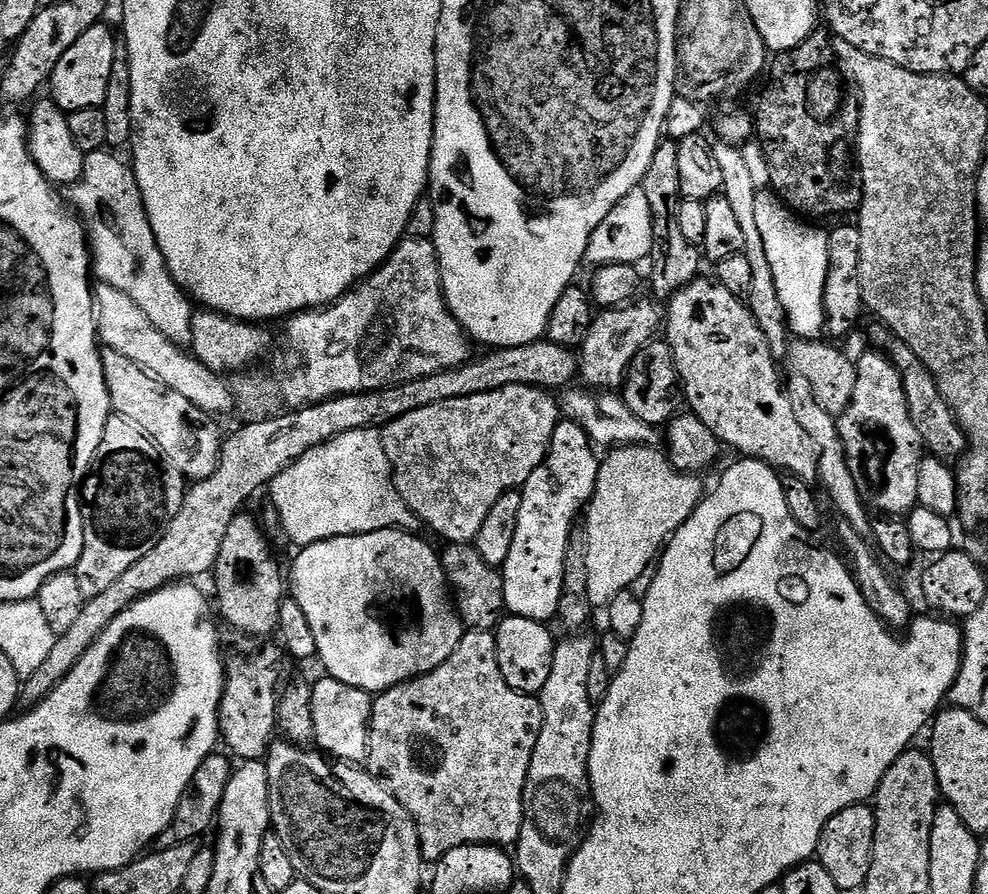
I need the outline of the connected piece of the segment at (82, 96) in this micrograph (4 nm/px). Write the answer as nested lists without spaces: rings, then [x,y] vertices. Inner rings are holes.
[[[101,22],[90,26],[90,30],[86,30],[86,34],[82,34],[82,38],[78,38],[78,42],[74,42],[74,46],[70,46],[70,50],[66,50],[66,54],[62,54],[58,66],[54,66],[54,74],[50,81],[50,89],[52,88],[50,98],[66,113],[87,108],[103,108],[106,102],[106,86],[110,86],[110,70],[114,70],[114,58],[118,54],[117,33],[115,36],[106,25],[107,23]]]

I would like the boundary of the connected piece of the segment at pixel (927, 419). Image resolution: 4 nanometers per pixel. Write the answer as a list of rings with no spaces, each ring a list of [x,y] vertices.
[[[872,322],[872,325],[866,328],[866,335],[871,347],[883,352],[898,370],[902,378],[902,390],[906,394],[906,406],[910,410],[910,422],[914,422],[925,449],[945,462],[959,461],[968,447],[968,440],[964,437],[964,431],[950,410],[946,398],[942,398],[938,382],[934,382],[934,374],[926,370],[922,358],[918,358],[918,354],[914,354],[914,350],[910,350],[910,346],[898,339],[885,324]]]

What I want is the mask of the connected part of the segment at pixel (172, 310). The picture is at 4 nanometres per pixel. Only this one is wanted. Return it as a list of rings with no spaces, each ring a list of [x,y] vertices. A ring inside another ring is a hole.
[[[112,150],[89,152],[84,158],[82,178],[67,189],[66,200],[78,213],[88,234],[88,242],[92,249],[92,267],[99,283],[114,286],[114,290],[122,290],[150,318],[154,330],[158,334],[166,334],[170,342],[181,346],[191,345],[190,322],[194,311],[193,301],[188,293],[176,284],[176,279],[166,266],[166,258],[162,258],[162,250],[154,238],[154,230],[150,226],[150,218],[146,214],[146,206],[142,194],[138,190],[136,174],[127,163],[124,164]]]

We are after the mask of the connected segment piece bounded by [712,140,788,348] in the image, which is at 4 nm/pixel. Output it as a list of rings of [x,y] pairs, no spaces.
[[[720,140],[713,145],[712,153],[718,166],[722,167],[724,184],[722,194],[733,207],[733,213],[737,215],[737,221],[741,224],[741,231],[745,235],[746,241],[743,252],[750,261],[750,267],[753,268],[753,289],[746,302],[754,314],[759,328],[766,334],[768,344],[773,348],[779,348],[788,340],[787,316],[781,298],[778,296],[777,286],[774,284],[774,274],[770,268],[770,262],[767,261],[762,234],[759,233],[758,222],[755,219],[754,198],[758,189],[754,186],[754,178],[751,177],[750,170],[747,169],[745,156],[739,147]]]

